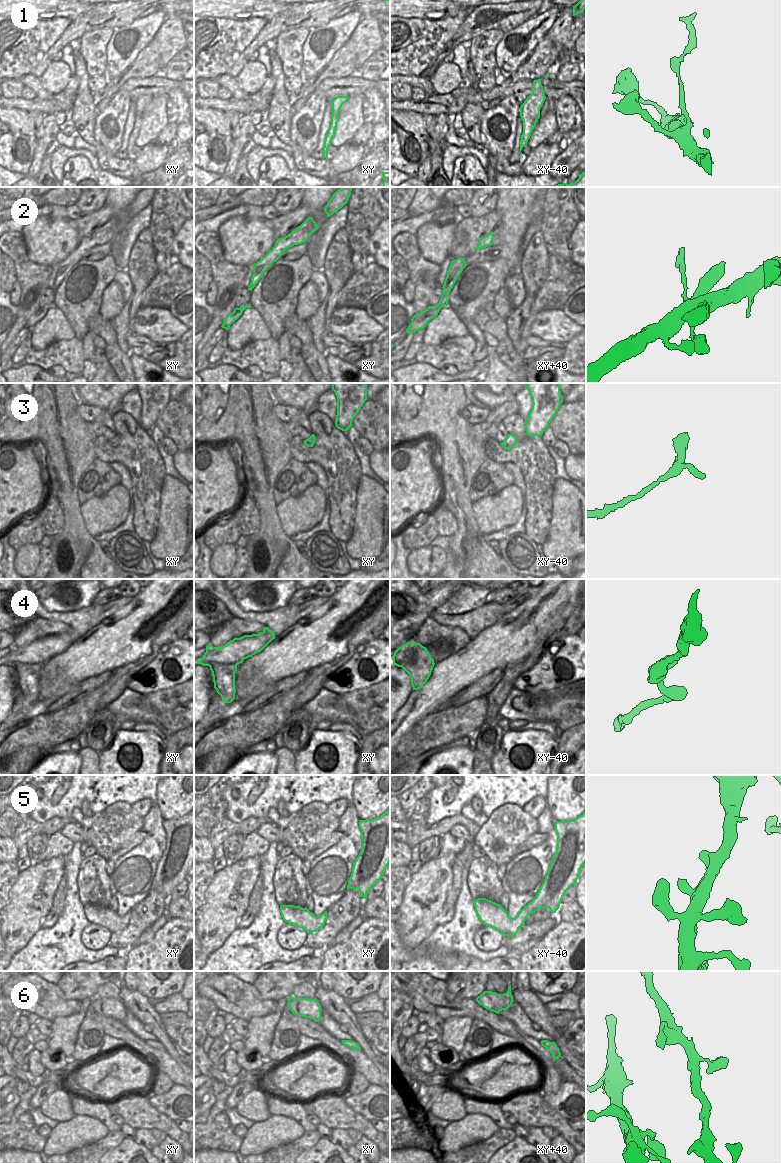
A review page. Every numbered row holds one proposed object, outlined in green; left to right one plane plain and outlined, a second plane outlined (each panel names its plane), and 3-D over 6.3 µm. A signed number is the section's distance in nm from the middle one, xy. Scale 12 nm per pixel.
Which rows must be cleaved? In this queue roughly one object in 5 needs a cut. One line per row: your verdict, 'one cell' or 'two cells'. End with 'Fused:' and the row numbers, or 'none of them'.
1: two cells
2: two cells
3: one cell
4: one cell
5: one cell
6: one cell
Fused: 1, 2

